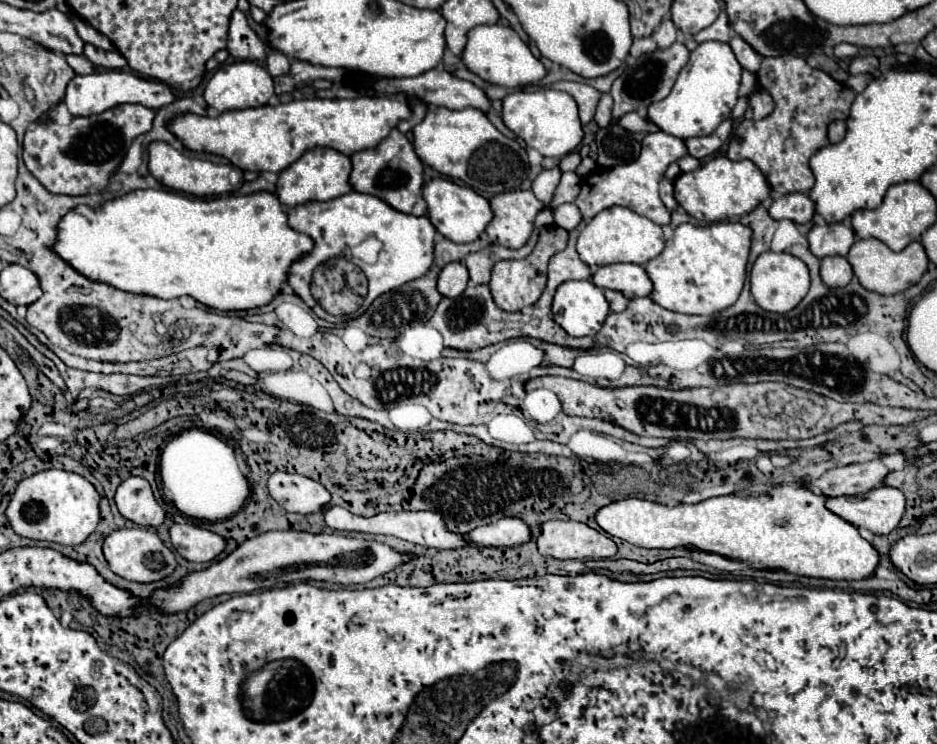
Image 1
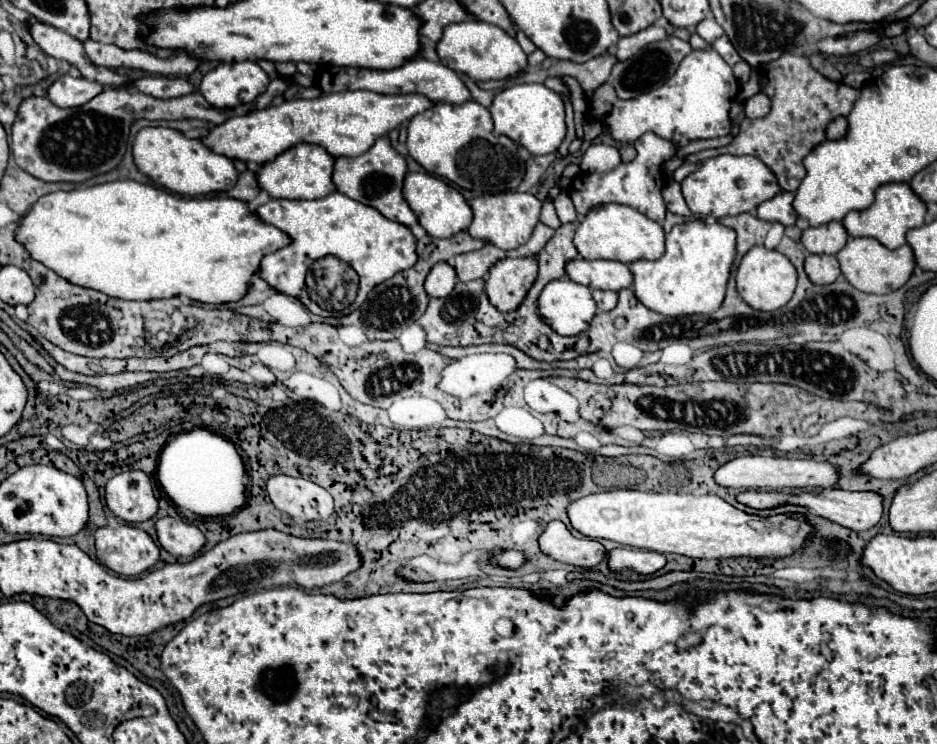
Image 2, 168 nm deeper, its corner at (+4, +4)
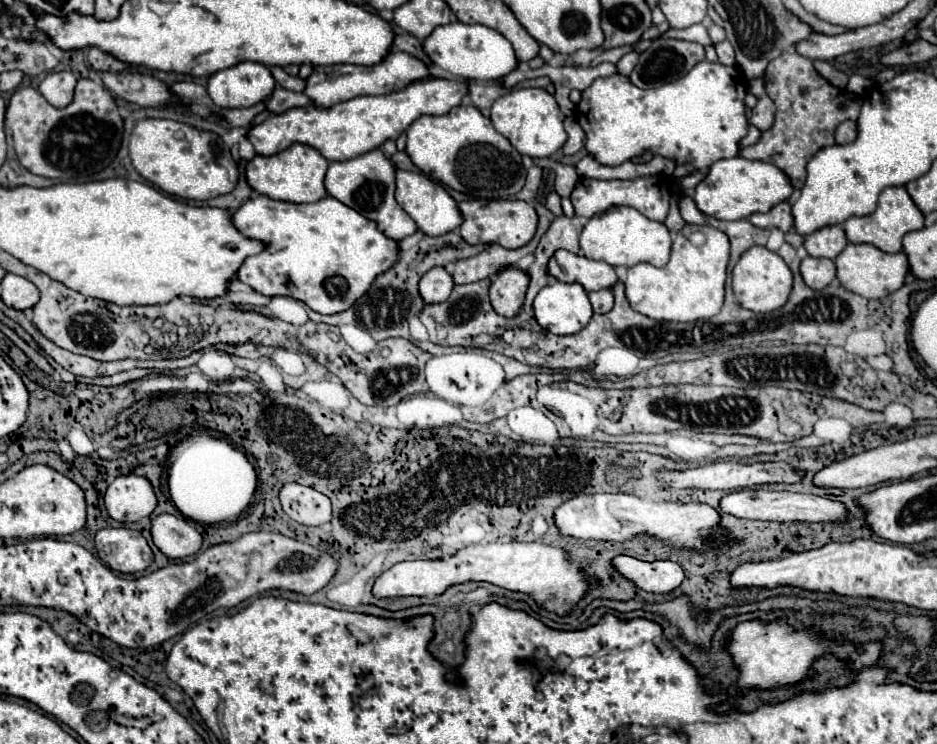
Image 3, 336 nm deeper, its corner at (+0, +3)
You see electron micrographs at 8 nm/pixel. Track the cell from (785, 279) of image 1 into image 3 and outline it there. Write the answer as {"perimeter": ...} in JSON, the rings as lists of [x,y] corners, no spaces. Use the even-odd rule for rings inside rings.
{"perimeter":[[[751,247],[733,269],[733,293],[737,301],[755,313],[769,313],[783,307],[793,289],[793,273],[789,265],[767,247]]]}

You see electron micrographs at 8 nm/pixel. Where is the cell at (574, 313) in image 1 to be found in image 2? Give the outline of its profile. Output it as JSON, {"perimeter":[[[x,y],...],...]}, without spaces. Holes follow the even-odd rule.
{"perimeter":[[[569,278],[549,282],[539,296],[539,316],[561,336],[577,336],[589,328],[595,316],[591,290]]]}

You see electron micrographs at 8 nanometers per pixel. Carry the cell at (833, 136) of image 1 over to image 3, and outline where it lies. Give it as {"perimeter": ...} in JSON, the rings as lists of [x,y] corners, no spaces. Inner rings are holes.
{"perimeter":[[[843,121],[835,129],[835,143],[851,143],[857,137],[855,121]]]}

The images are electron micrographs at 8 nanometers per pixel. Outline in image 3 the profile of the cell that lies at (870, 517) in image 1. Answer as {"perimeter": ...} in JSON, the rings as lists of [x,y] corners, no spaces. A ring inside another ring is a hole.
{"perimeter":[[[739,489],[721,499],[721,511],[731,513],[735,517],[745,519],[761,519],[761,521],[809,521],[809,523],[843,523],[847,517],[847,507],[841,501],[819,497],[819,495],[803,495],[791,491],[765,491],[765,489]]]}

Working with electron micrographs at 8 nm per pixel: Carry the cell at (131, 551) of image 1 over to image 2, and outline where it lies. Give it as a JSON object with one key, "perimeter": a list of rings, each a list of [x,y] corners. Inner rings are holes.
{"perimeter":[[[129,524],[99,528],[95,548],[99,562],[123,576],[139,576],[159,560],[159,548],[151,536]]]}

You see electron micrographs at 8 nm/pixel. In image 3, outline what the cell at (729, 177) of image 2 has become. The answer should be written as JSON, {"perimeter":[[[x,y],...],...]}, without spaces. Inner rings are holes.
{"perimeter":[[[733,157],[733,159],[719,159],[711,165],[707,177],[695,187],[693,201],[697,209],[709,217],[735,221],[747,219],[753,213],[765,213],[773,209],[779,201],[787,201],[791,191],[793,187],[789,183],[789,177],[775,165],[765,161],[749,161],[743,157]]]}

